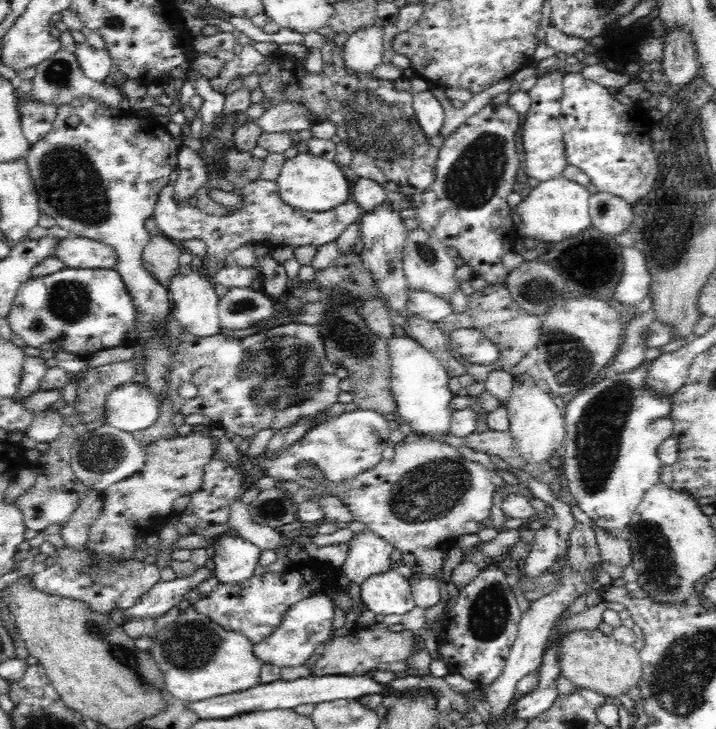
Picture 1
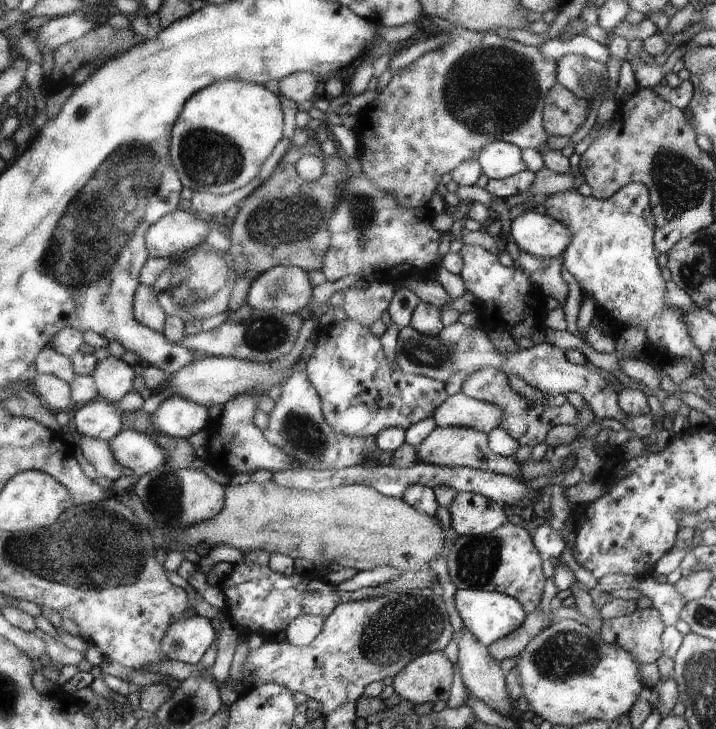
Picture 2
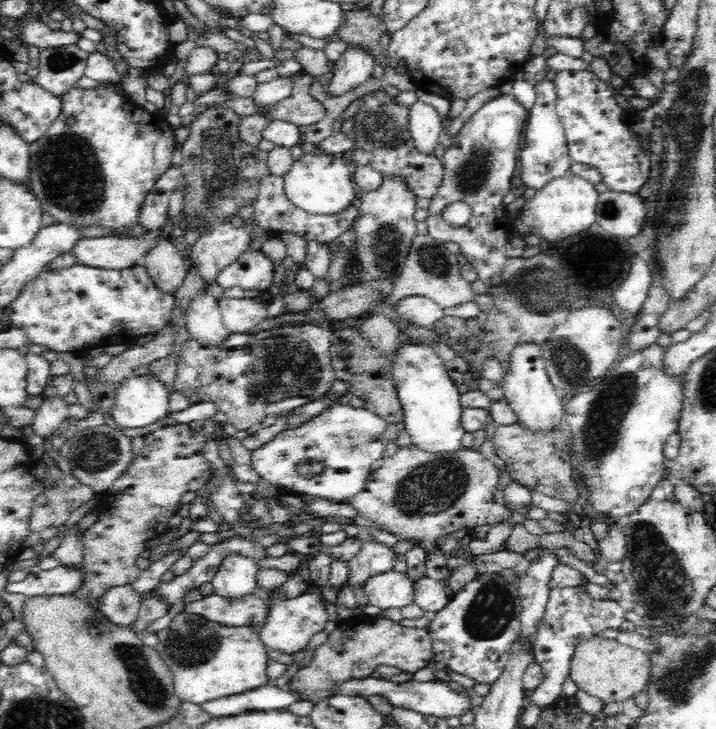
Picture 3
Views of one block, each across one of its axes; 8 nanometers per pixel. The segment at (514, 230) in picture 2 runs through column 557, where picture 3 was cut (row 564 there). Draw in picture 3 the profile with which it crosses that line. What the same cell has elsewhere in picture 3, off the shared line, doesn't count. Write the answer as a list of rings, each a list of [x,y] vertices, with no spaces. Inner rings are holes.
[[[242,553],[225,556],[211,580],[214,593],[224,598],[240,598],[258,589],[258,561]]]

